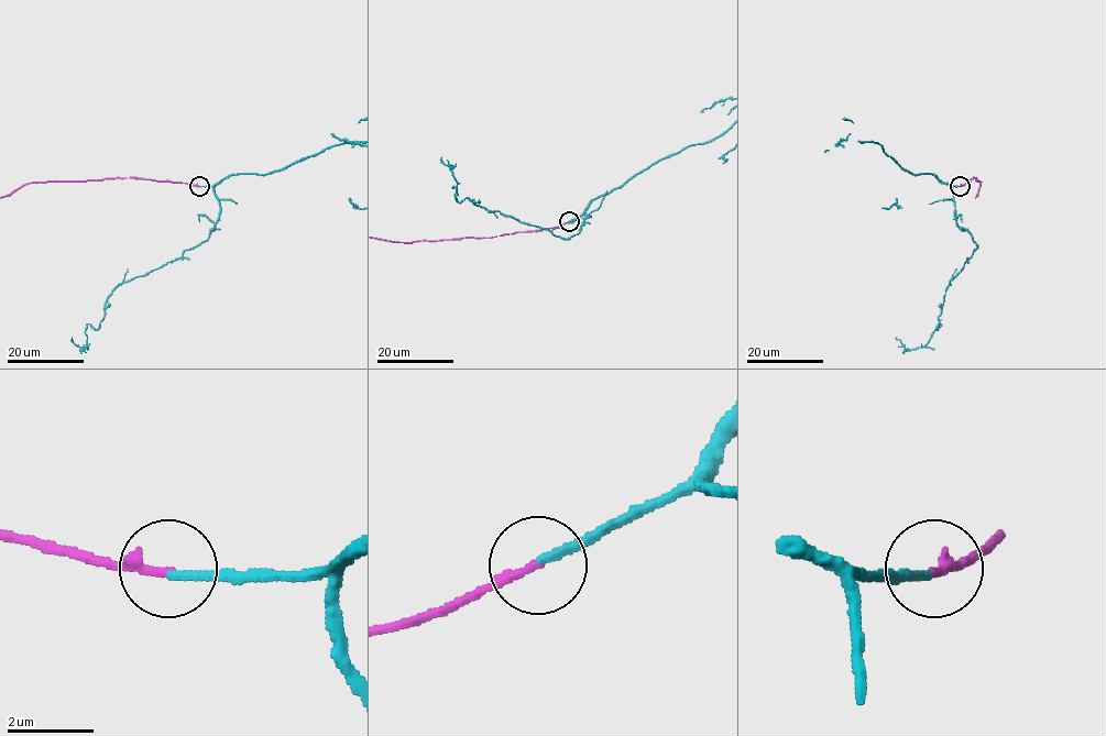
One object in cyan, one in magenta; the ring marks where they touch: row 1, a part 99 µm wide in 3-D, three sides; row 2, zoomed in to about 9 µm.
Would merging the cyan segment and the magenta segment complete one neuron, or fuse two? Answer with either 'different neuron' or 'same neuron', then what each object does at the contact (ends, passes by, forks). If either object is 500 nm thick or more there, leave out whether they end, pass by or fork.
same neuron; cyan ends there; magenta ends there

